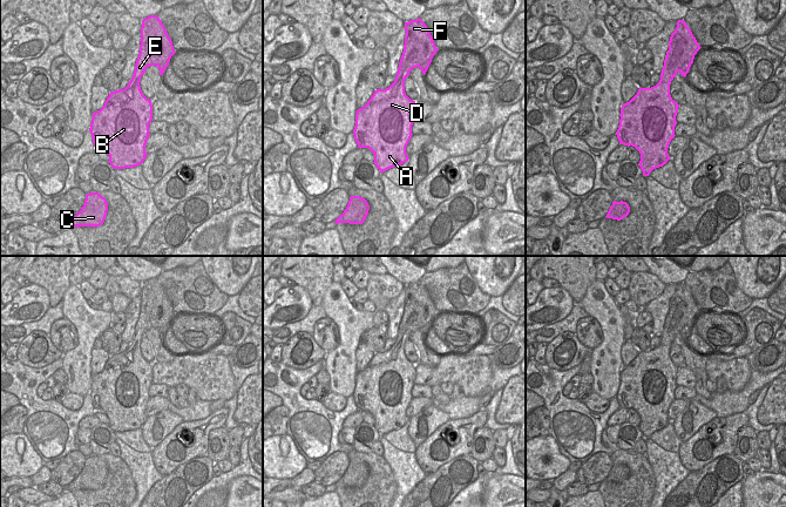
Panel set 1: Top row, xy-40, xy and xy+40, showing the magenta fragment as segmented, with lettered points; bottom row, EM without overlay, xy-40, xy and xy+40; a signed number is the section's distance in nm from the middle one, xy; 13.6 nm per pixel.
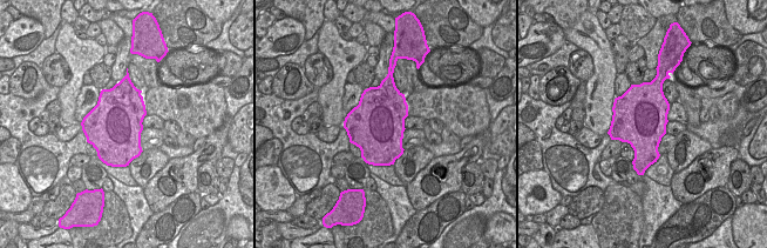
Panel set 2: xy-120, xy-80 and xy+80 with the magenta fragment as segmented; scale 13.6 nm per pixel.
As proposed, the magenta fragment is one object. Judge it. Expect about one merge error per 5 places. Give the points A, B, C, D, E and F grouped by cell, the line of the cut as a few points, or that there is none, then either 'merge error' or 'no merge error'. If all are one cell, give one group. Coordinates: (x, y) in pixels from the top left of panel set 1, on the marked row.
A B C D E F; no cut; no merge error

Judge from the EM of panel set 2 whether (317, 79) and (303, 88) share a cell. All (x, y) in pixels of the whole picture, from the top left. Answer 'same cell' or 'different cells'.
different cells

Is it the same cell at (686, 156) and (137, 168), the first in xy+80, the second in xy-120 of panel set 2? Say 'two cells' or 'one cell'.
one cell

